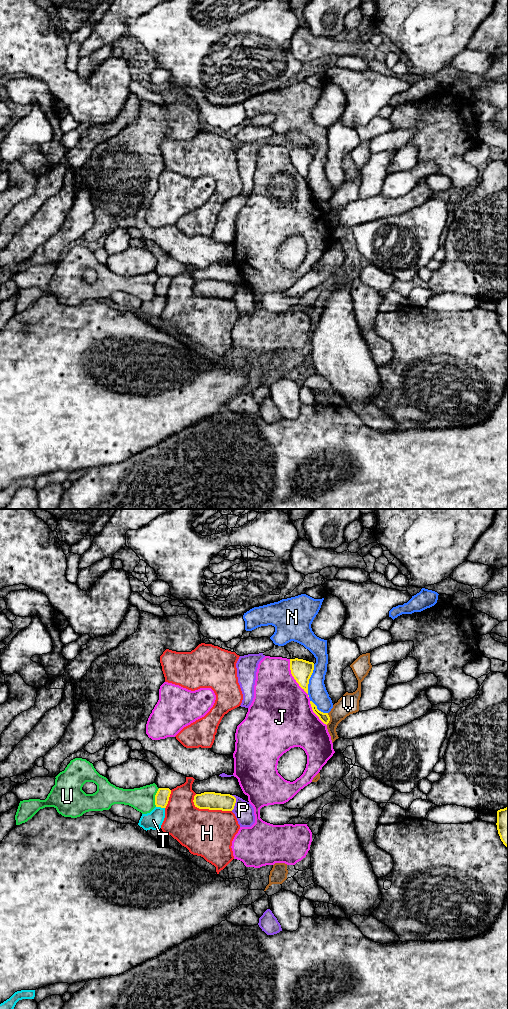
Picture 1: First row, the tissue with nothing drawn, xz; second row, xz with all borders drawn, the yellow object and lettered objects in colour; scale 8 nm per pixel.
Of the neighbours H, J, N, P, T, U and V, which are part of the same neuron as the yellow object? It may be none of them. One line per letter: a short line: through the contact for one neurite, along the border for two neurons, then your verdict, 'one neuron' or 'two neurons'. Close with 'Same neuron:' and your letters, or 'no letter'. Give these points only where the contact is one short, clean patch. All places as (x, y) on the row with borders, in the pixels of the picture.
H: two neurons
J: two neurons
N: two neurons
P: two neurons
T: two neurons
U: two neurons
V: line xz (328, 713), (329, 720), (326, 724); two neurons
Same neuron: no letter

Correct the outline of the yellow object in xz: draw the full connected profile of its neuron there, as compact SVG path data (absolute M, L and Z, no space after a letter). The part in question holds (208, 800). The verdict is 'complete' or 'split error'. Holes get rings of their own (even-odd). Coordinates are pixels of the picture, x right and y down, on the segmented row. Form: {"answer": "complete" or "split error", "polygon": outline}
{"answer": "complete", "polygon": "M204 792L194 796L194 805L199 809L232 811L236 798L230 794Z"}

